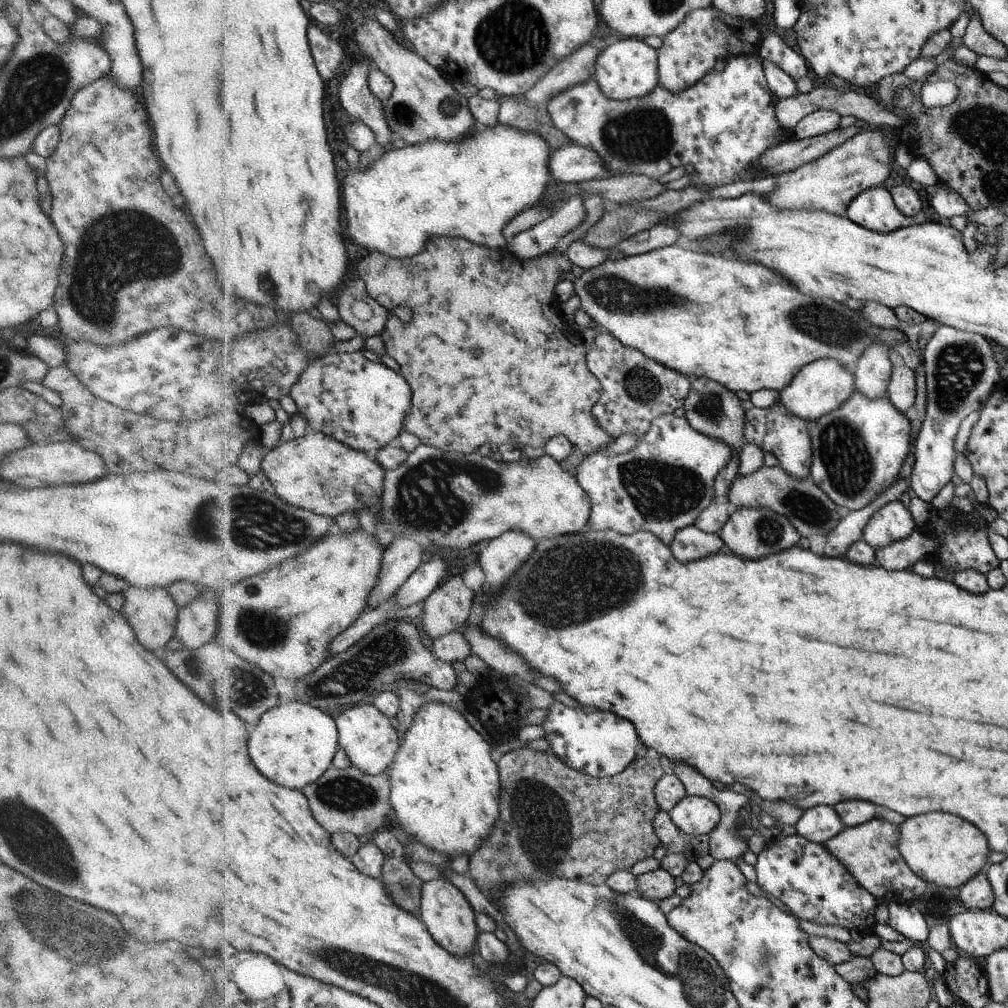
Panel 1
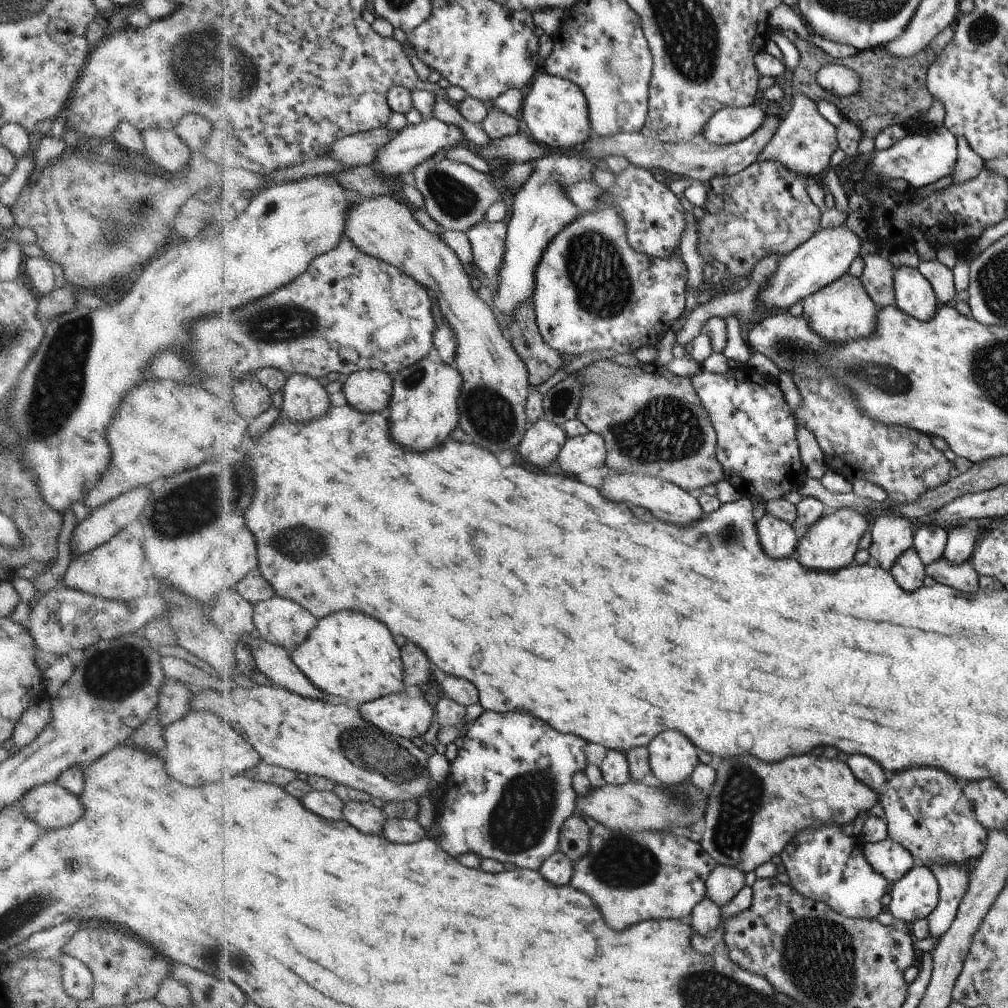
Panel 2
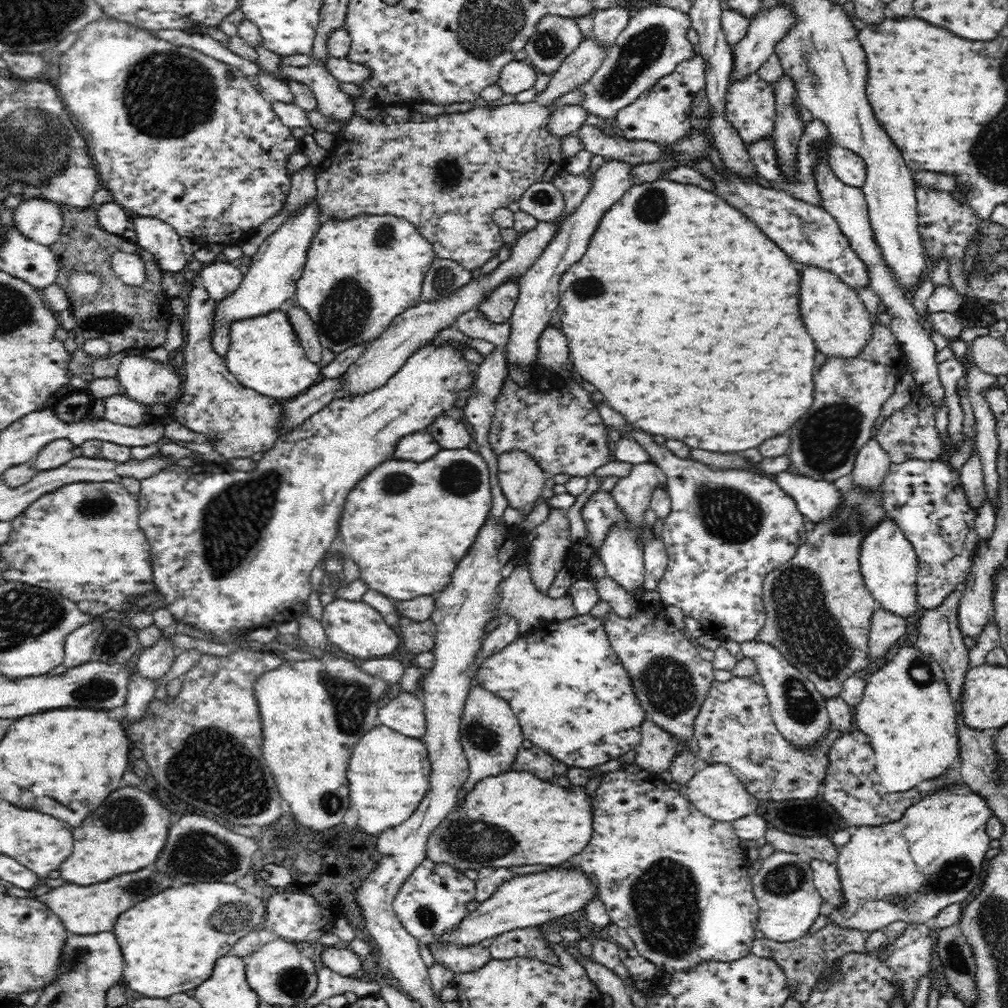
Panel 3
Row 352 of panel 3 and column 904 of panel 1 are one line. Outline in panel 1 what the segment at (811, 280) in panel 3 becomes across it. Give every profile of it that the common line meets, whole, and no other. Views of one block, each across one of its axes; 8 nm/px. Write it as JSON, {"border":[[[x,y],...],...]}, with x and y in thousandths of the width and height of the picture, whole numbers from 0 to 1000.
{"border":[[[925,806],[909,812],[901,812],[894,821],[892,833],[893,845],[903,861],[913,868],[921,877],[927,876],[938,882],[950,882],[958,878],[964,871],[980,861],[980,849],[984,845],[978,829],[958,813]]]}

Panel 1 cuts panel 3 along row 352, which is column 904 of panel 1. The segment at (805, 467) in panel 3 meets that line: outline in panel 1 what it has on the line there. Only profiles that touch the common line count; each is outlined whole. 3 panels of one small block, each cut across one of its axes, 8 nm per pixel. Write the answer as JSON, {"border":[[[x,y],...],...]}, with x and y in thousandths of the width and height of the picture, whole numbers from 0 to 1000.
{"border":[[[869,812],[852,820],[838,820],[833,827],[821,832],[817,839],[869,892],[878,893],[880,896],[908,897],[909,893],[918,886],[921,875],[903,861],[893,845],[893,831],[892,819]]]}

